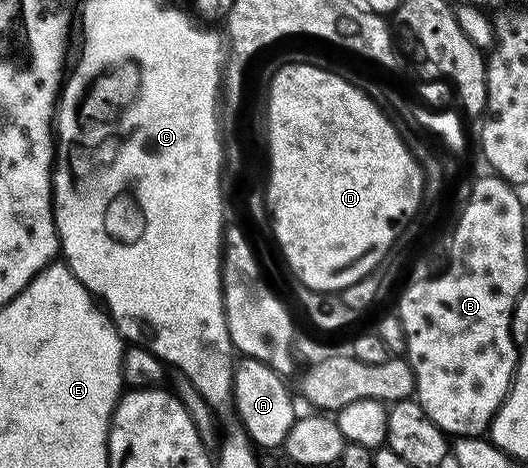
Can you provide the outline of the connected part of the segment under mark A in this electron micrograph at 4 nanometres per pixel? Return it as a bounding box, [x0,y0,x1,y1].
[232,360,299,450]

